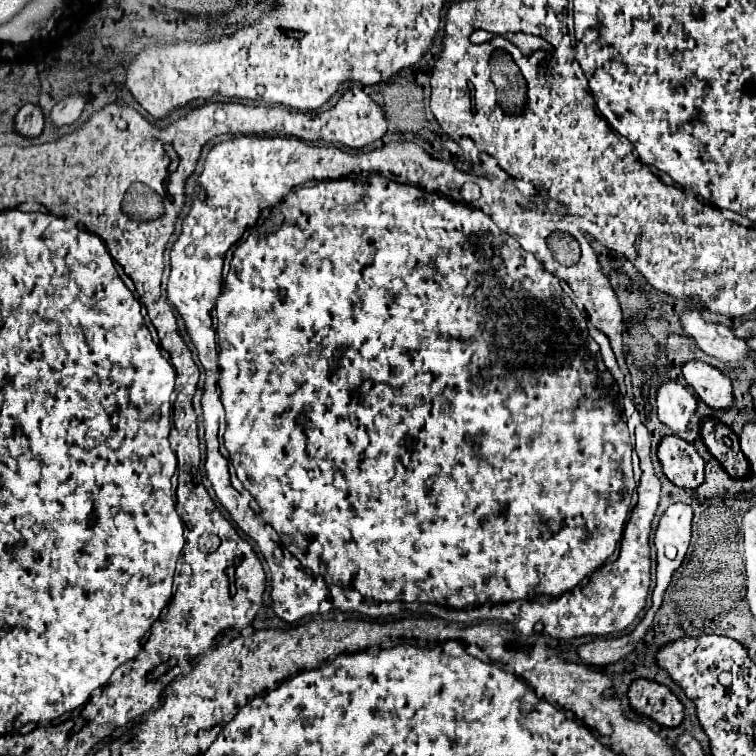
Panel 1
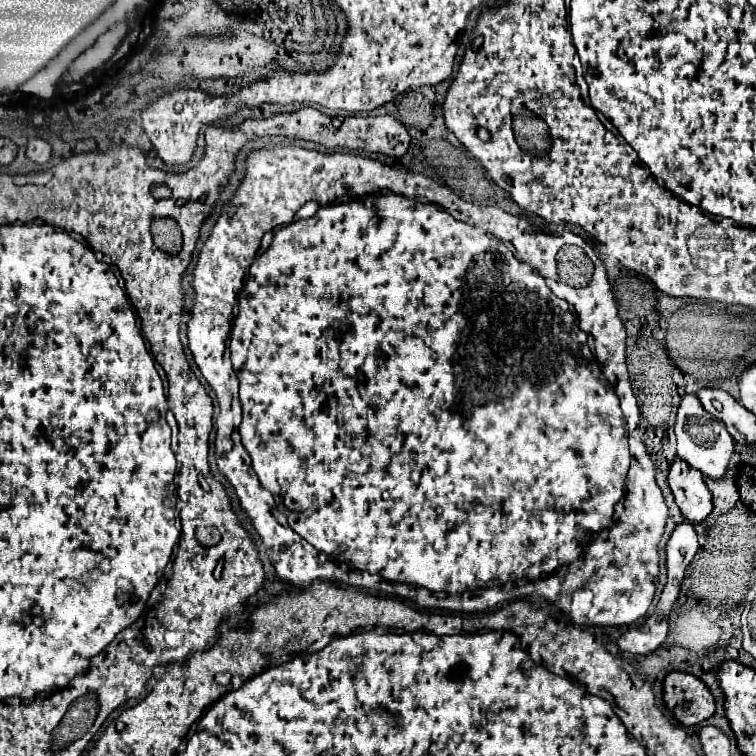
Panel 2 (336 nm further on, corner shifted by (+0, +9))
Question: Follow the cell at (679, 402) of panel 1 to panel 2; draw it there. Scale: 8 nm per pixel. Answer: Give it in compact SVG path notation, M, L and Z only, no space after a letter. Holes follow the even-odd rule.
M684 395L680 407L678 407L678 417L676 417L676 439L678 439L678 457L686 461L692 469L700 471L708 479L722 479L726 475L730 457L734 453L734 441L730 433L726 431L724 423L718 421L716 417L710 417L702 403L698 401L696 395Z

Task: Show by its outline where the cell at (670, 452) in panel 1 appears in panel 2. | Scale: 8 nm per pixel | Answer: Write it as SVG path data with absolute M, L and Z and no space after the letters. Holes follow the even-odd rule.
M676 459L672 463L668 485L686 521L702 523L712 513L712 493L708 491L702 473L690 469L684 461Z

